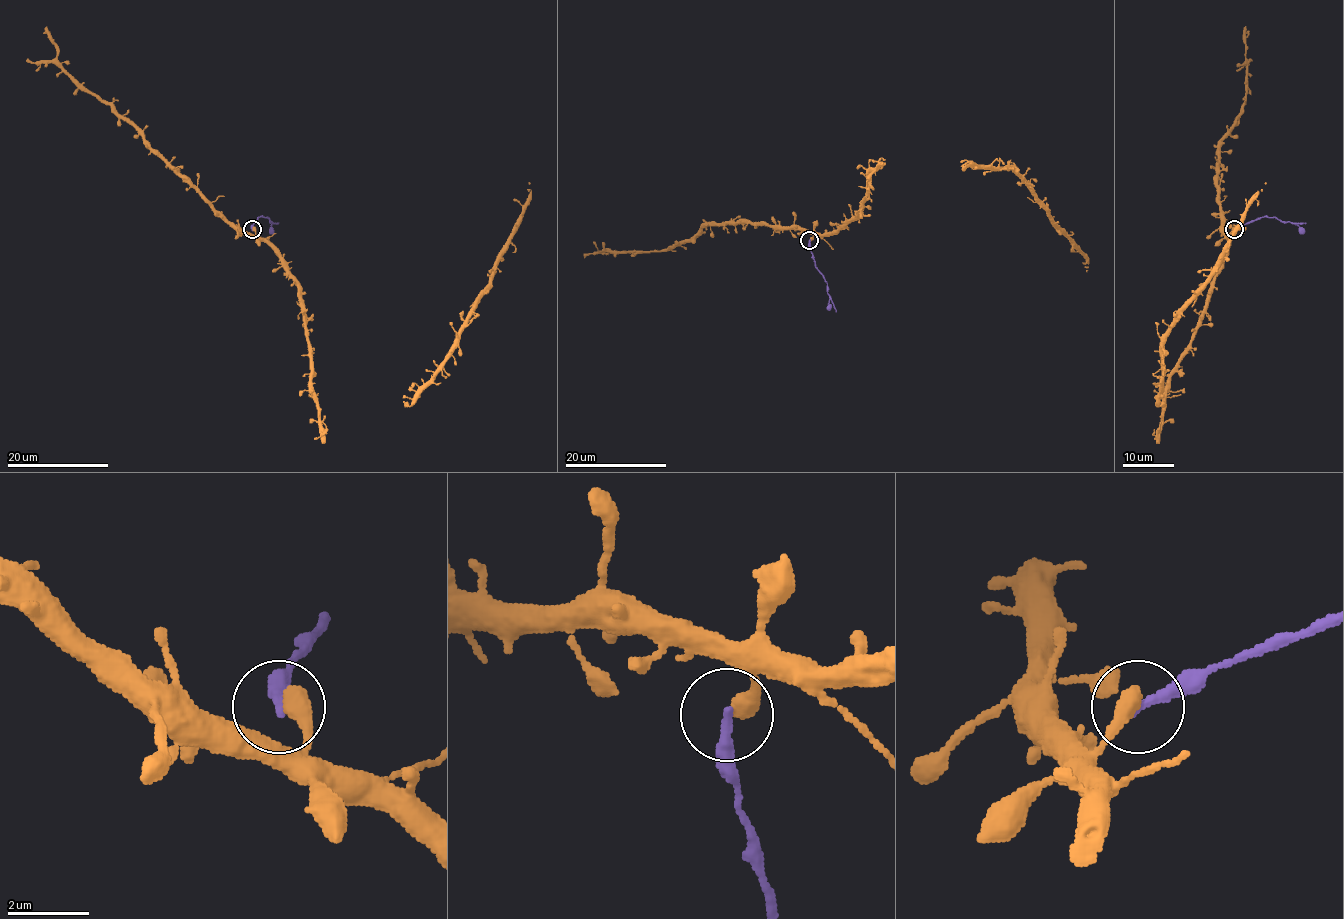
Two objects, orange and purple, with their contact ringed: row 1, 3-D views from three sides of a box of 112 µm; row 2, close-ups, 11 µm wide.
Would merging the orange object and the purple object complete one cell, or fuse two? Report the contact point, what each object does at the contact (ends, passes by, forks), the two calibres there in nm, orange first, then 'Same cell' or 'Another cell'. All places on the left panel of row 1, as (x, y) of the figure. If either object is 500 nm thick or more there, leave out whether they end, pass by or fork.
Place: (252, 229). At the ring orange ends. At the ring purple ends. Thickness 480 nm (orange) against 260 nm. Another cell

